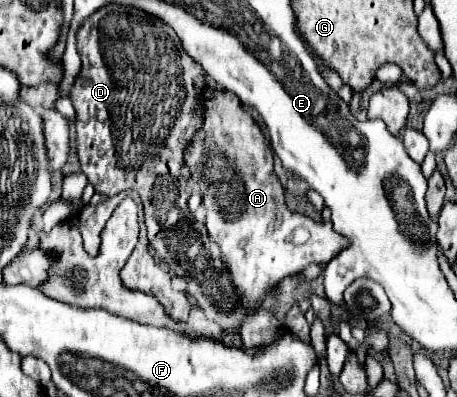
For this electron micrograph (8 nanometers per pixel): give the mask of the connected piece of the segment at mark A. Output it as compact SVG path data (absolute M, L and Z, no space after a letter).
M210 87L206 97L206 121L202 131L196 133L192 147L188 149L186 167L196 177L204 195L204 207L208 213L206 229L210 239L220 247L220 257L224 269L230 275L232 287L240 295L242 305L248 311L254 311L264 295L284 277L300 273L308 265L320 265L334 259L344 249L344 237L336 233L330 223L318 223L306 215L288 211L284 203L284 187L272 169L272 151L268 141L264 139L254 119L242 109L242 103L236 99L236 95Z

